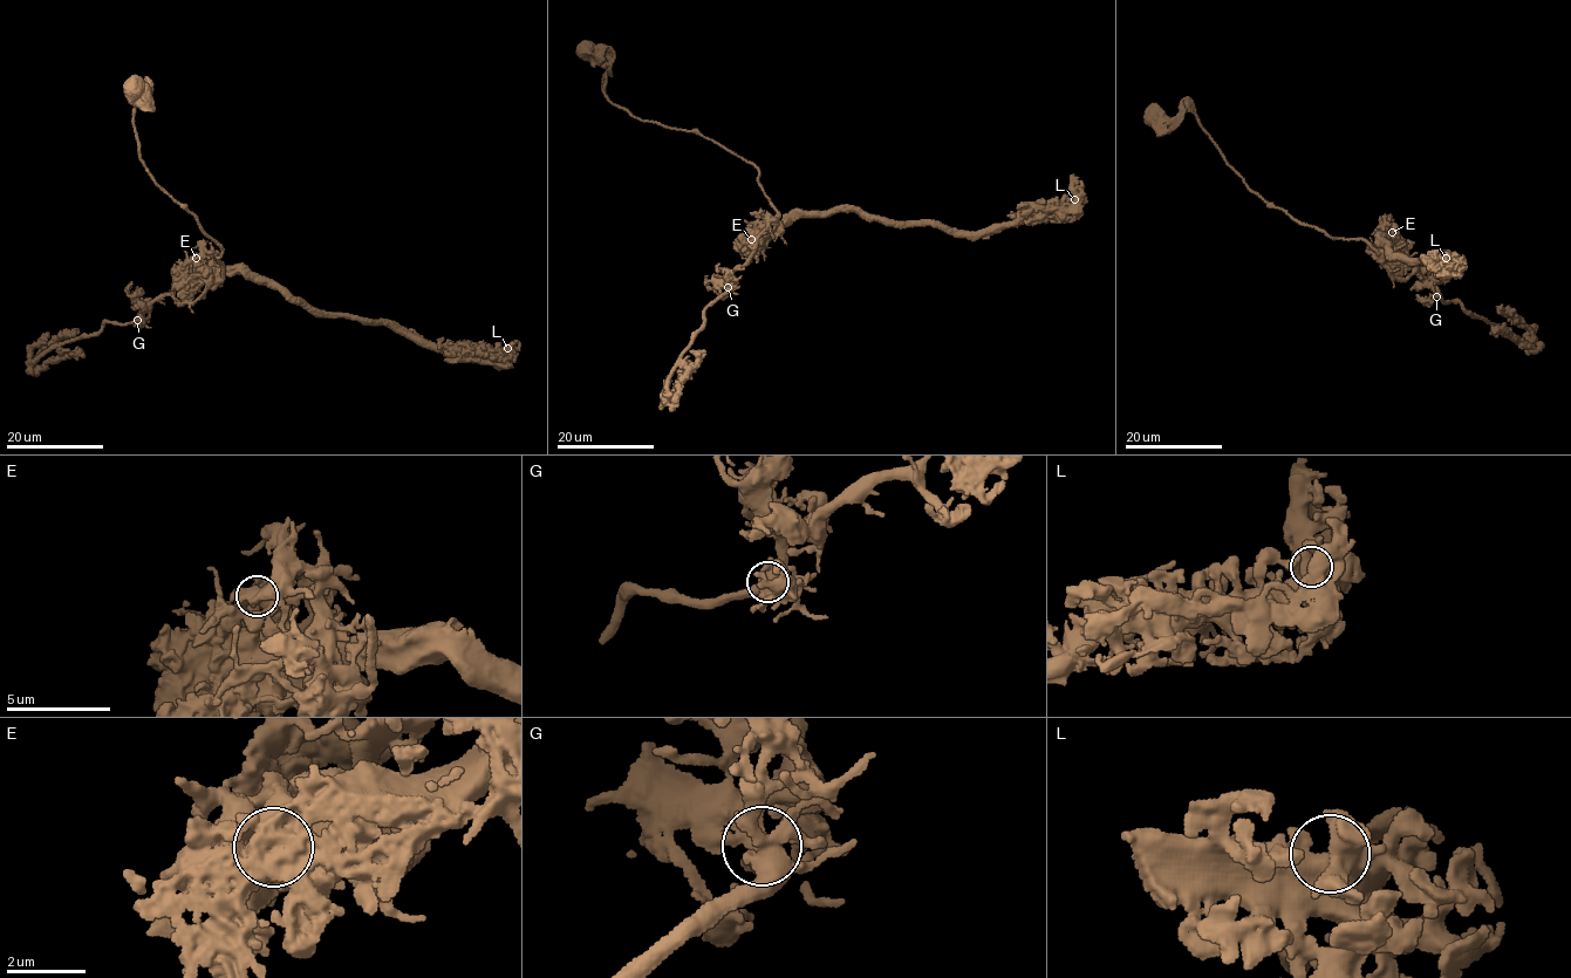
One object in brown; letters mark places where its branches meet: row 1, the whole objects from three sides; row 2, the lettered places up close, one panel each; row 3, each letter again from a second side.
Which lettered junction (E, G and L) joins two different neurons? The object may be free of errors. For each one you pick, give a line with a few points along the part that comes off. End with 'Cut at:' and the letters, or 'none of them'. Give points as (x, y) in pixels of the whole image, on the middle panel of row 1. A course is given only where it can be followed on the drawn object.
E: Course of the part to remove: (751, 239), (778, 211), (758, 168), (709, 138), (641, 121), (609, 102), (606, 66), (578, 46)
Cut at: E

